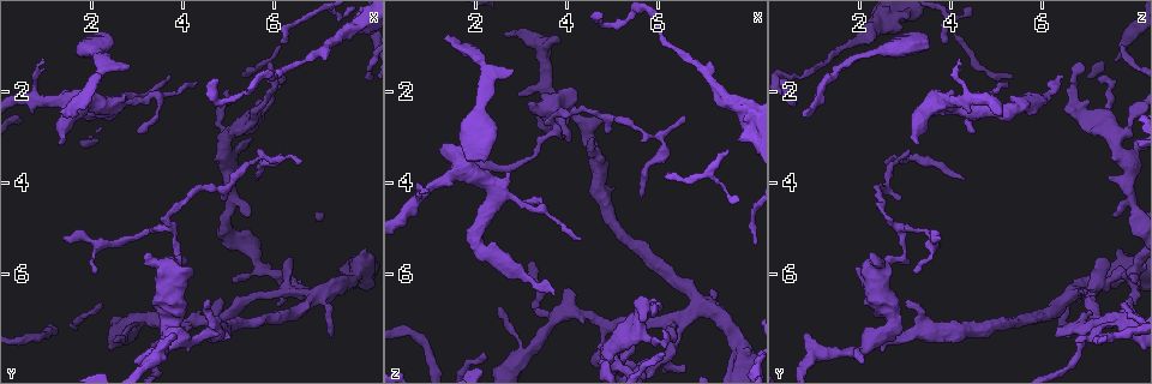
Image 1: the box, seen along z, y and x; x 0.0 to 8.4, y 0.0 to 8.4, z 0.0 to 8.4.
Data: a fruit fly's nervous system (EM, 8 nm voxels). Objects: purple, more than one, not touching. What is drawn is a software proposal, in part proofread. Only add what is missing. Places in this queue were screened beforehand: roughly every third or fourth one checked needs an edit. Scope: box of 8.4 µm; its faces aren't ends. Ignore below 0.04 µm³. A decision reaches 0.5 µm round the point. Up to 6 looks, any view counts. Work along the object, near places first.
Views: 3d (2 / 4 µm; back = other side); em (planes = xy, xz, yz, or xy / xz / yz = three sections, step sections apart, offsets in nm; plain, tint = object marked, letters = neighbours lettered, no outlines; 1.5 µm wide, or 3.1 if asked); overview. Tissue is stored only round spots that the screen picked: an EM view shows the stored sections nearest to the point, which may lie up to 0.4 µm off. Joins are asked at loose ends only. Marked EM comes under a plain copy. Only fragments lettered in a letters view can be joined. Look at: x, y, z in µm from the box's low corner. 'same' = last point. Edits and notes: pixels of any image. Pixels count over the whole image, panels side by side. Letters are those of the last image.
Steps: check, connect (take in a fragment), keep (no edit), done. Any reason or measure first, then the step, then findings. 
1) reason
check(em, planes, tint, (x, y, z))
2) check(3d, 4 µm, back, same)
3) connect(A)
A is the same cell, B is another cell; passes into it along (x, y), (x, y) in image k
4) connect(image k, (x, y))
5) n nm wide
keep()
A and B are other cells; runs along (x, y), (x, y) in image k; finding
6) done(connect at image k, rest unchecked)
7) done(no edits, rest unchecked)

an open end
check(3d, 2 µm, (2.10, 6.05, 3.25))

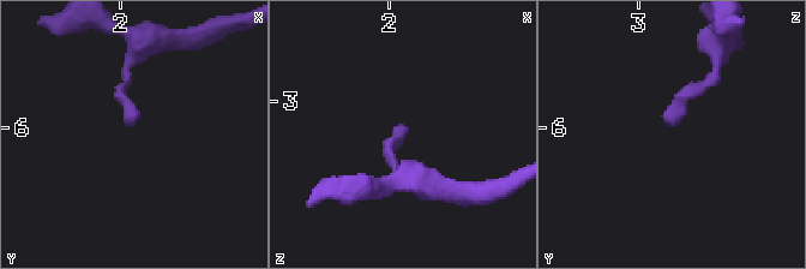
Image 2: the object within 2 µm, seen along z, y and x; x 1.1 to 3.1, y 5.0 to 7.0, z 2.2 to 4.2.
check(em, yz, step 8, tint, (2.10, 5.96, 3.30))

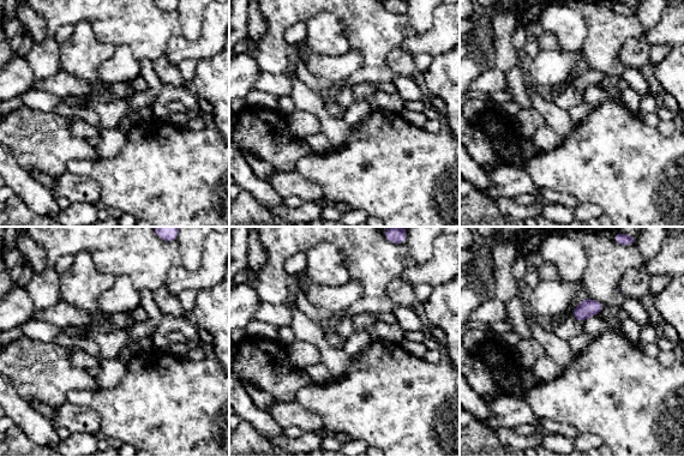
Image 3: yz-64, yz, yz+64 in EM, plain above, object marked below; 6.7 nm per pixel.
check(em, planes, letters, same)

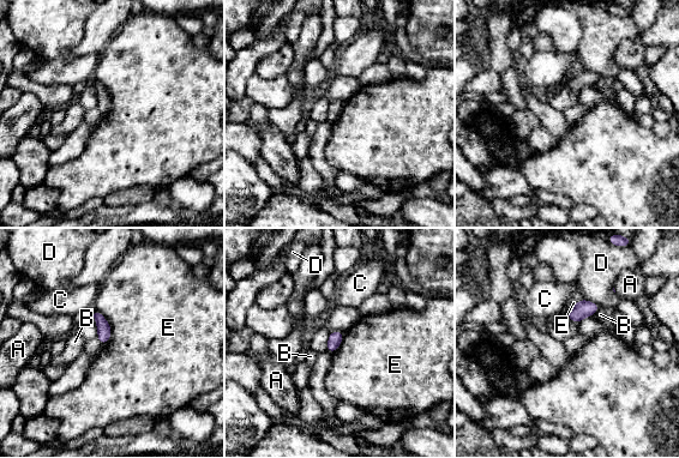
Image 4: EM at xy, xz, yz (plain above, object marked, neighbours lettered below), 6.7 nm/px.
100 nm wide
keep()
A, B, C, D and E are other cells; none of them fits

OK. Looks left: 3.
thin end
check(em, 3.1 µm, yz, step 16, tint, (2.80, 1.55, 1.55))

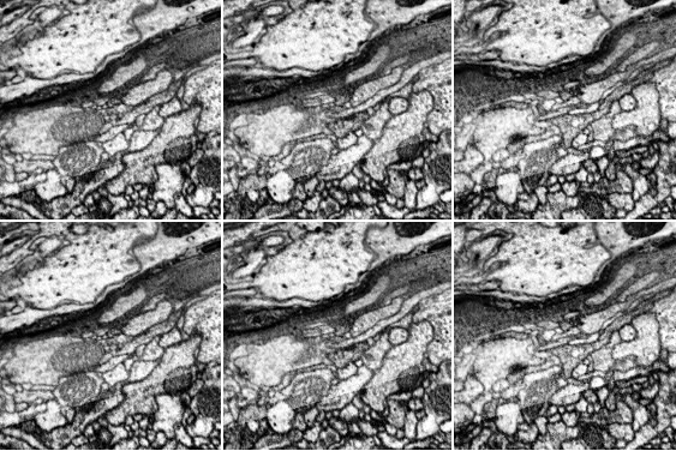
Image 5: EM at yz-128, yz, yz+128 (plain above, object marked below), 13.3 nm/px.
another direction
check(em, 3.1 µm, planes, letters, same)

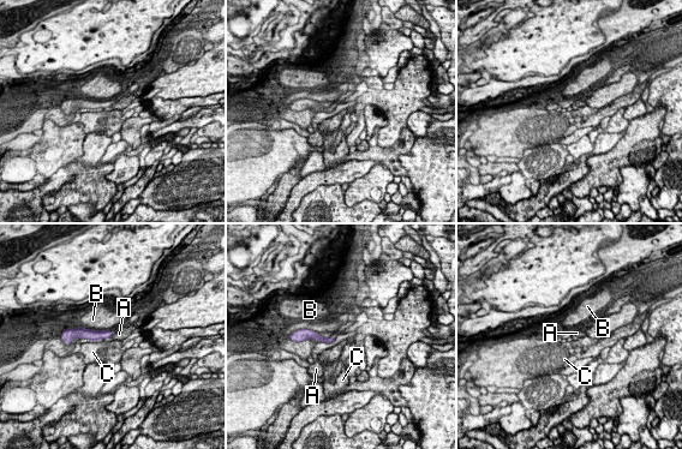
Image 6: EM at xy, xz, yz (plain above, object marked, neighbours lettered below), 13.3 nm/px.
keep()
A, B and C are other cells; runs along (77, 331), (88, 334), (108, 333) in image 6; no lettered fragment goes on from it

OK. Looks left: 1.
done(no edits, rest unchecked)

